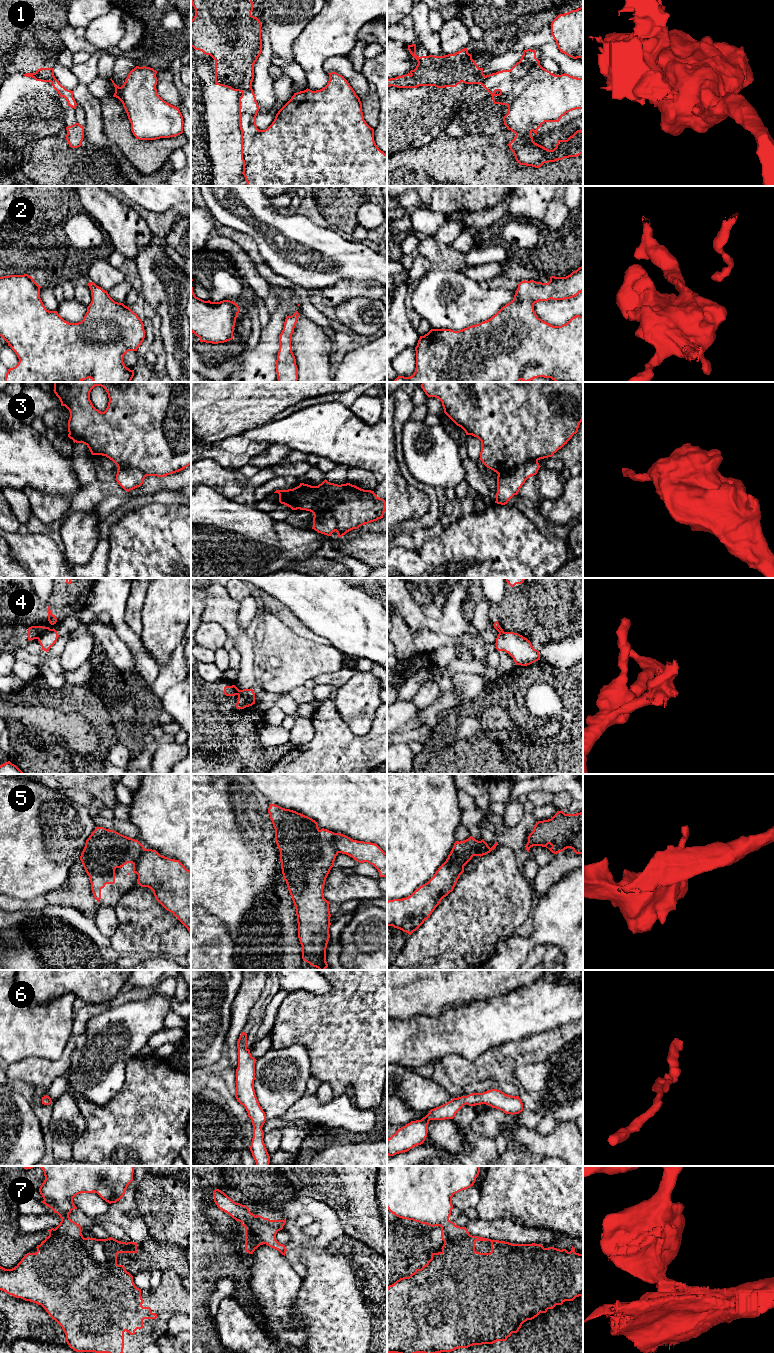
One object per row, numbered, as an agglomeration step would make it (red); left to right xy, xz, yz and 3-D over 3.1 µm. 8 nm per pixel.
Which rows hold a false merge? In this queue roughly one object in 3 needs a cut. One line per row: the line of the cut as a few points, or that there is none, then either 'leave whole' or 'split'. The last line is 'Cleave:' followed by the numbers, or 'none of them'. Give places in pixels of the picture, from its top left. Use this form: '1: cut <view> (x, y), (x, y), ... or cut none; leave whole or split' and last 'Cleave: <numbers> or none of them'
1: cut xz (251, 87), (242, 94); split
2: cut none; leave whole
3: cut yz (537, 460), (528, 460), (511, 472), (498, 475); split
4: cut xy (49, 628), (37, 638); split
5: cut yz (446, 859), (458, 858), (461, 873); split
6: cut none; leave whole
7: cut xz (241, 1221), (255, 1234), (259, 1233); split
Cleave: 1, 3, 4, 5, 7

